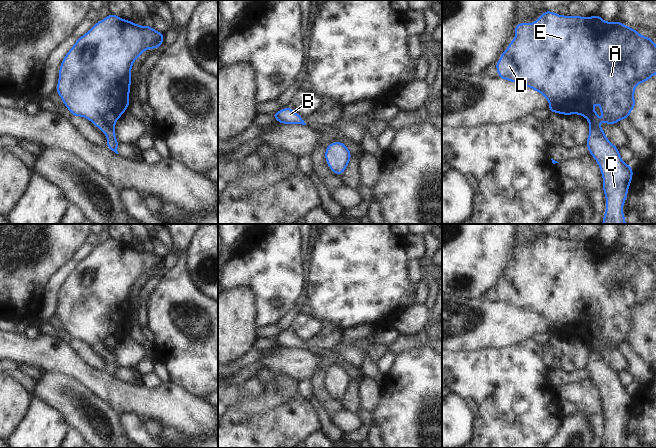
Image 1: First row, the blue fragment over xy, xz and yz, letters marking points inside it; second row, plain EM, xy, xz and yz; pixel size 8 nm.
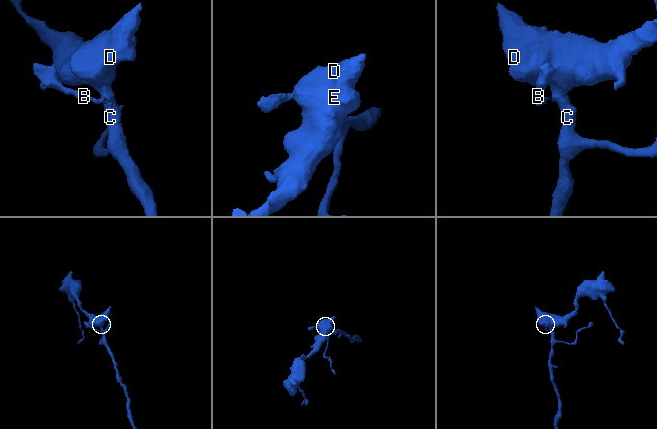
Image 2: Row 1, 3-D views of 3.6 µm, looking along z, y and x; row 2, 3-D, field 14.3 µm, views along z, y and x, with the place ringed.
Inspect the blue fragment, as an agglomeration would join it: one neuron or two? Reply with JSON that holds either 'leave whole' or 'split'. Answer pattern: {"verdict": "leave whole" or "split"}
{"verdict": "split"}

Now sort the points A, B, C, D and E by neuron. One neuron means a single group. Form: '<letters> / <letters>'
A C D E / B

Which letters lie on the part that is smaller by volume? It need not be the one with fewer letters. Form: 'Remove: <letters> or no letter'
Remove: B

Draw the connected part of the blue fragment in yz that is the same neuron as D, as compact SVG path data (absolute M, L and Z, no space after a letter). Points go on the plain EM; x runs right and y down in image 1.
M547 234L533 248L518 247L513 255L517 261L511 264L510 269L501 277L500 284L495 288L498 301L540 316L549 325L550 336L563 339L578 338L589 345L589 360L585 370L600 391L603 401L602 414L606 421L606 435L602 448L627 448L623 439L623 428L627 423L633 393L622 385L619 373L607 363L598 348L600 344L593 334L593 328L600 329L604 349L617 348L619 344L629 341L635 331L633 320L635 310L656 299L656 269L653 263L640 259L638 254L618 245L605 246L599 239L563 240Z

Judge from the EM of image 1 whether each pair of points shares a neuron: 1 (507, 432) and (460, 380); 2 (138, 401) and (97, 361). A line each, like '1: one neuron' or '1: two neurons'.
1: one neuron
2: two neurons

